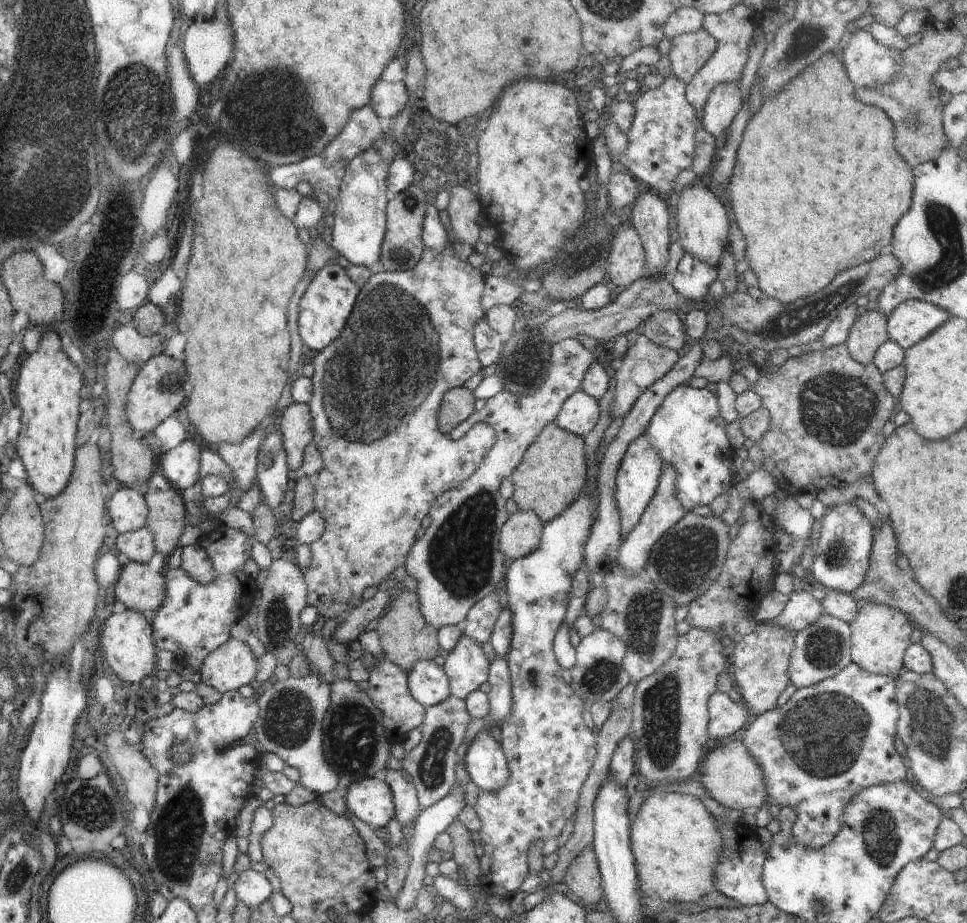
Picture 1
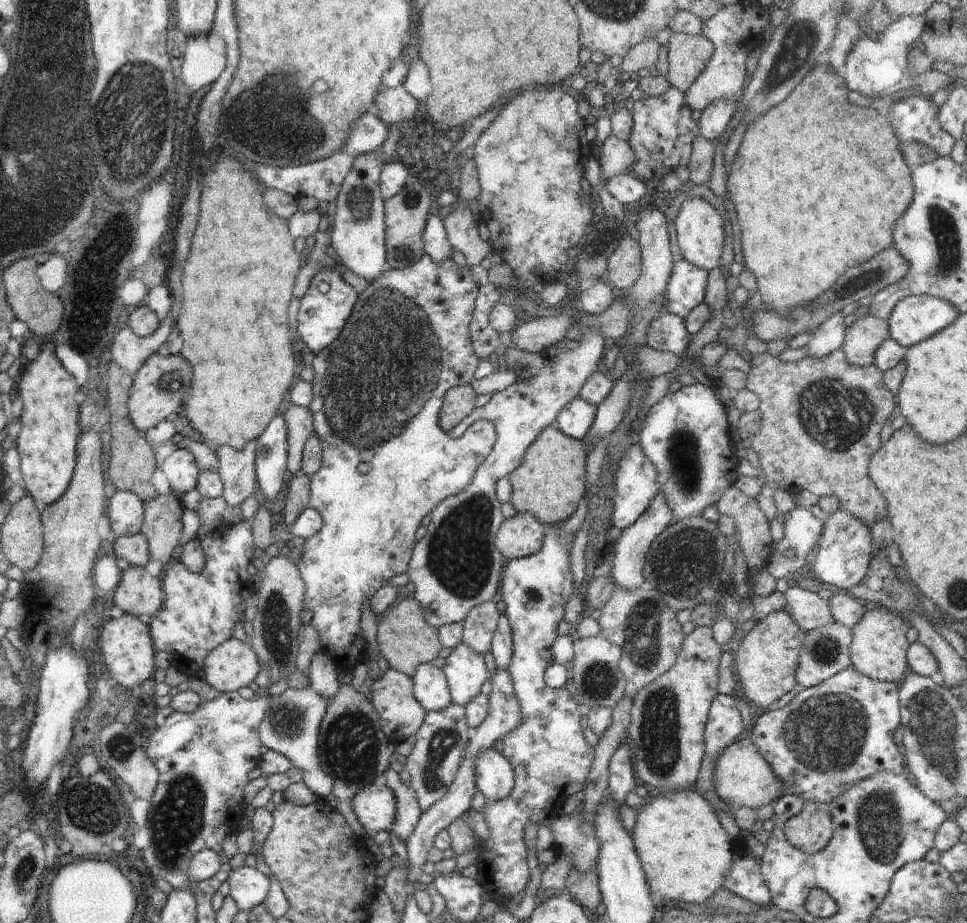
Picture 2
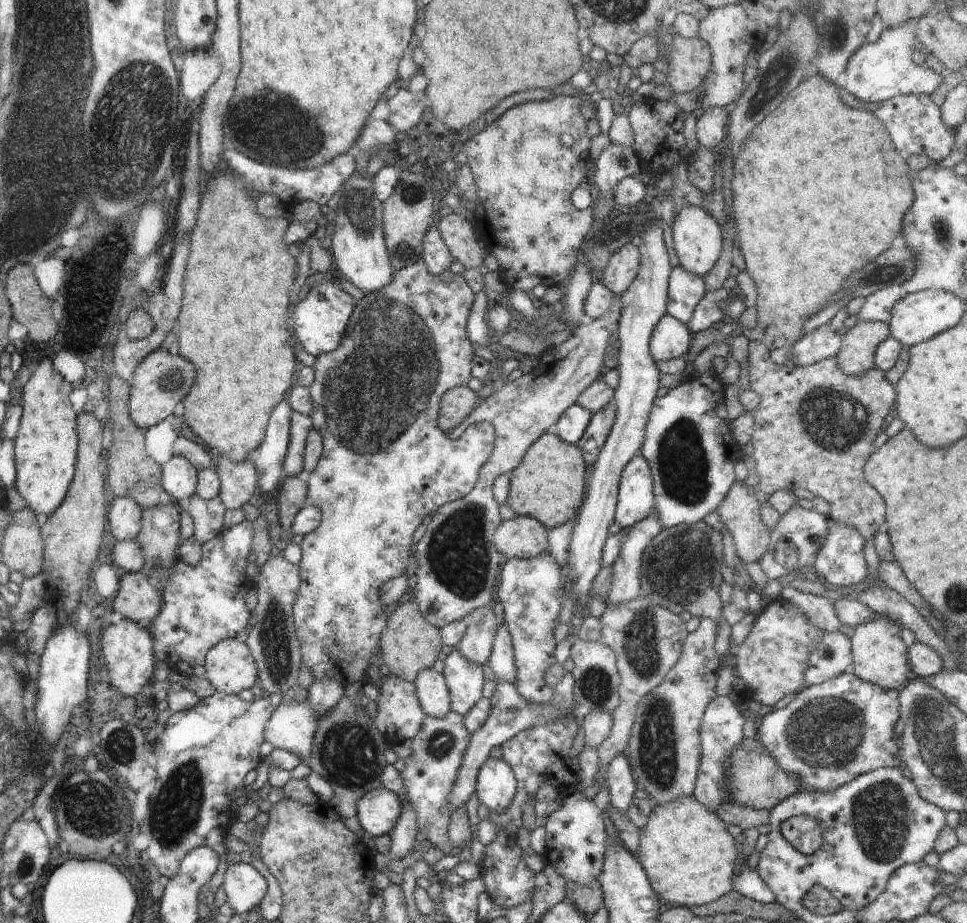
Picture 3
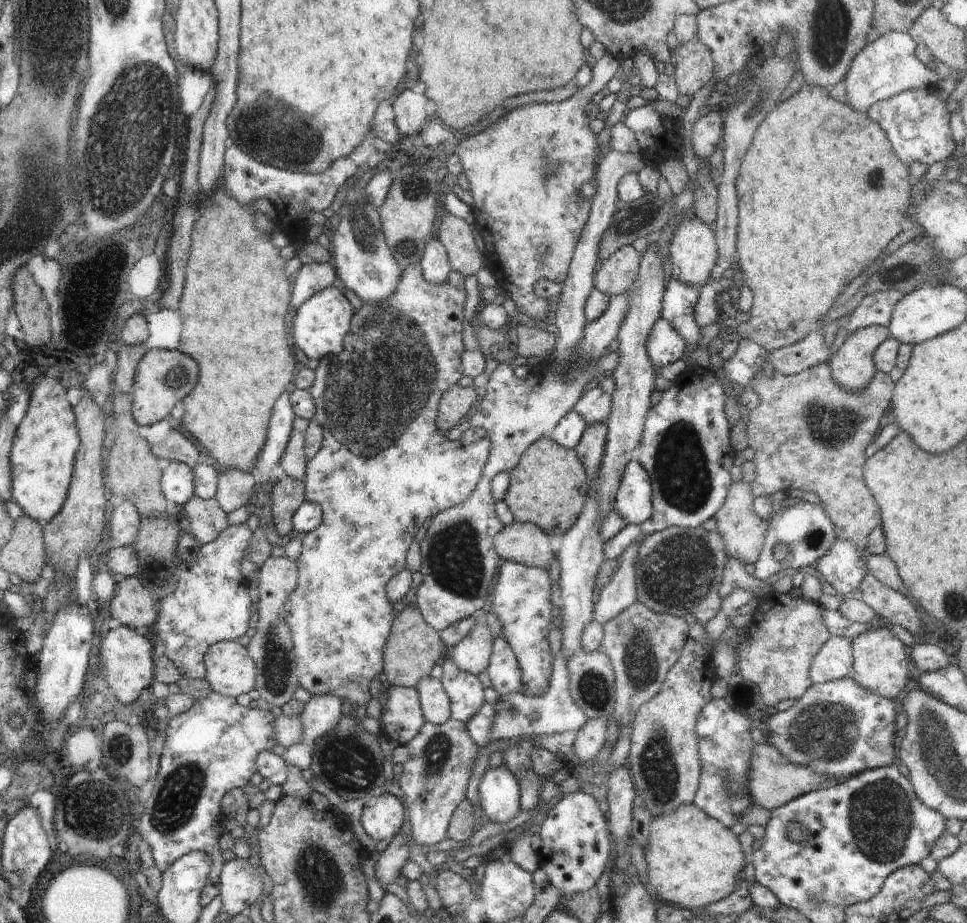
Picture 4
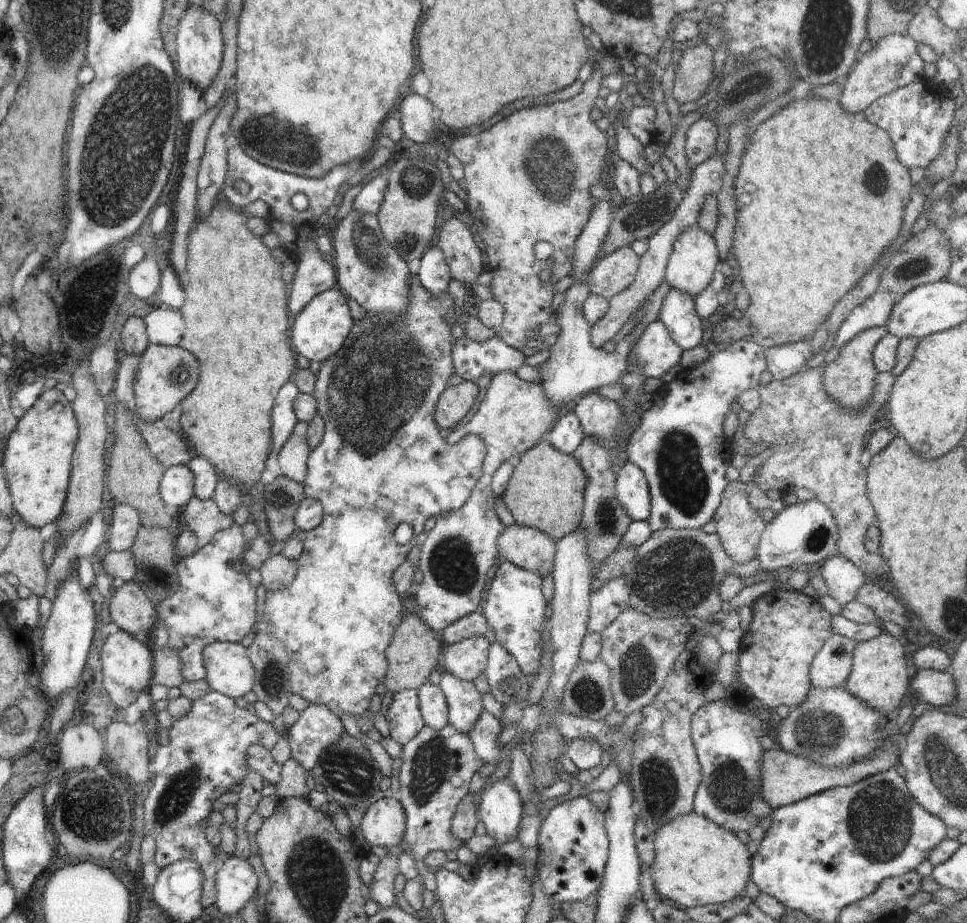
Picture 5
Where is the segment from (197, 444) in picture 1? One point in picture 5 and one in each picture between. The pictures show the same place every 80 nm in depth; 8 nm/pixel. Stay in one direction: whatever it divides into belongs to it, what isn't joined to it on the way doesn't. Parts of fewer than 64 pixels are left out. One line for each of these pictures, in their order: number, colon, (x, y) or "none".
2: (181, 471)
3: (178, 477)
4: (177, 481)
5: (176, 487)

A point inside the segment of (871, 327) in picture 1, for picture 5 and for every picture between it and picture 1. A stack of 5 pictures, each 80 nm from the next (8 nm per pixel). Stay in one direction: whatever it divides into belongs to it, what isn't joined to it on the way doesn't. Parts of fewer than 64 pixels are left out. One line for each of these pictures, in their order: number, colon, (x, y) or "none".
2: (862, 337)
3: (856, 355)
4: (852, 366)
5: (849, 380)

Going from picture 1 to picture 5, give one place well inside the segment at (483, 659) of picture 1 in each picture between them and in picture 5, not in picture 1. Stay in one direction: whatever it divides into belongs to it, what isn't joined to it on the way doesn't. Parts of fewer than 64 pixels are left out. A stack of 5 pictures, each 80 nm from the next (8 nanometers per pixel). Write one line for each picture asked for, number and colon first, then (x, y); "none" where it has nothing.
2: (465, 670)
3: (464, 678)
4: (464, 690)
5: (464, 701)

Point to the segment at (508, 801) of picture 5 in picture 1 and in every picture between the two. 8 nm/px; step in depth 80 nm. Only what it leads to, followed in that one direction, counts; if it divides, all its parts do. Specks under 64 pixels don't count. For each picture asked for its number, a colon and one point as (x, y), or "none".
1: (485, 760)
2: (494, 777)
3: (496, 785)
4: (499, 791)

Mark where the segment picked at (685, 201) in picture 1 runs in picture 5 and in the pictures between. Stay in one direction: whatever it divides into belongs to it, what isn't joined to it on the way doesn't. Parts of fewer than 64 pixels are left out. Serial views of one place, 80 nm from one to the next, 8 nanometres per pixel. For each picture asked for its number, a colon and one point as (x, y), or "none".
2: (699, 227)
3: (698, 240)
4: (693, 247)
5: (693, 260)

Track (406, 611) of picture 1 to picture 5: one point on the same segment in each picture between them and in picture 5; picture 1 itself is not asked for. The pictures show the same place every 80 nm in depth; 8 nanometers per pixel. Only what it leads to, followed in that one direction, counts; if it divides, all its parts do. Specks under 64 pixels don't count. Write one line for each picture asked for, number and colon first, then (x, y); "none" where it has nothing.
2: (405, 639)
3: (408, 644)
4: (412, 648)
5: (414, 652)

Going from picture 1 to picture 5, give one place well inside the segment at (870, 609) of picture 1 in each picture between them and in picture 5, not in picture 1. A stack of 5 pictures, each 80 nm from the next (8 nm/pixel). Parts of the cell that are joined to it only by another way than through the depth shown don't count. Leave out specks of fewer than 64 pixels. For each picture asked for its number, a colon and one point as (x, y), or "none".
2: (879, 645)
3: (879, 656)
4: (880, 661)
5: (878, 676)

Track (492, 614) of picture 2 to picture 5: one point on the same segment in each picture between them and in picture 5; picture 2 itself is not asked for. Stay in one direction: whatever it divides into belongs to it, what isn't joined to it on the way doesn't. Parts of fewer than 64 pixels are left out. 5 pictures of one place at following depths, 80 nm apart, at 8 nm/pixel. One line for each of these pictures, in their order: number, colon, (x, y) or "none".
3: (477, 641)
4: (472, 653)
5: (467, 660)

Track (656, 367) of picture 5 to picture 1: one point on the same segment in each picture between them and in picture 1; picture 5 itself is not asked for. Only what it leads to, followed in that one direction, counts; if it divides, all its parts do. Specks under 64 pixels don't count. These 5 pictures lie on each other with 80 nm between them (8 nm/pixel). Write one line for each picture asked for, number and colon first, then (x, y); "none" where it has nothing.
1: (665, 327)
2: (667, 332)
3: (670, 338)
4: (665, 345)

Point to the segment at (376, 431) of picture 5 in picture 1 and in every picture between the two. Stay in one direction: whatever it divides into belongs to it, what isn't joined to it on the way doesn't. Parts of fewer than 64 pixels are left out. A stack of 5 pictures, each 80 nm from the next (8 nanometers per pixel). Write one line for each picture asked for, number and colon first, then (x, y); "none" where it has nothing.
1: (377, 389)
2: (378, 389)
3: (386, 464)
4: (384, 468)

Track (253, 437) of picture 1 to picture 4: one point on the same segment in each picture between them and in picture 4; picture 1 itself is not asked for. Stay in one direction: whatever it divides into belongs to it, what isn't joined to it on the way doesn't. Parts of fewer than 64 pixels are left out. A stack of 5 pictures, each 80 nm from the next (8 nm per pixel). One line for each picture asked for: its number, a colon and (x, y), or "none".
2: (237, 468)
3: (238, 480)
4: (235, 488)

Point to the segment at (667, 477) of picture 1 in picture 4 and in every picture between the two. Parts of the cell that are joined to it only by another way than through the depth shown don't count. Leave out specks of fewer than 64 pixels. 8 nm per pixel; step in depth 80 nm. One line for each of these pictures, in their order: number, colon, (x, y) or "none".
2: (629, 551)
3: (626, 585)
4: (620, 593)

